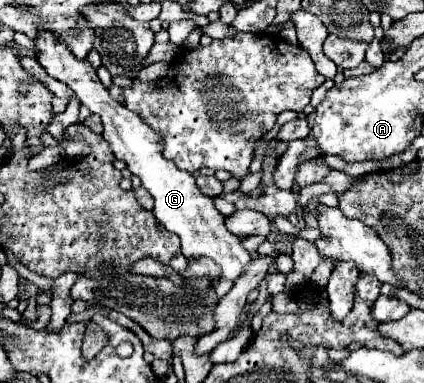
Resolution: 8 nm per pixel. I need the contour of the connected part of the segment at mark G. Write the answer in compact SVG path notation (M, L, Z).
M40 31L40 35L34 39L38 47L38 63L46 69L46 73L62 83L66 83L76 97L92 111L102 117L104 133L102 137L110 143L112 153L116 159L122 159L128 165L128 171L136 177L140 177L142 187L154 197L154 217L172 233L176 233L182 241L182 253L188 259L196 257L208 257L216 265L220 265L220 277L218 281L236 281L244 267L250 263L250 253L244 249L240 237L232 235L224 227L224 215L214 209L214 203L210 197L202 195L196 187L194 177L188 171L180 171L174 161L168 161L162 157L160 147L160 135L146 125L140 115L120 105L116 99L110 97L108 89L100 83L96 71L92 65L84 59L78 61L64 43L58 43L52 33Z

